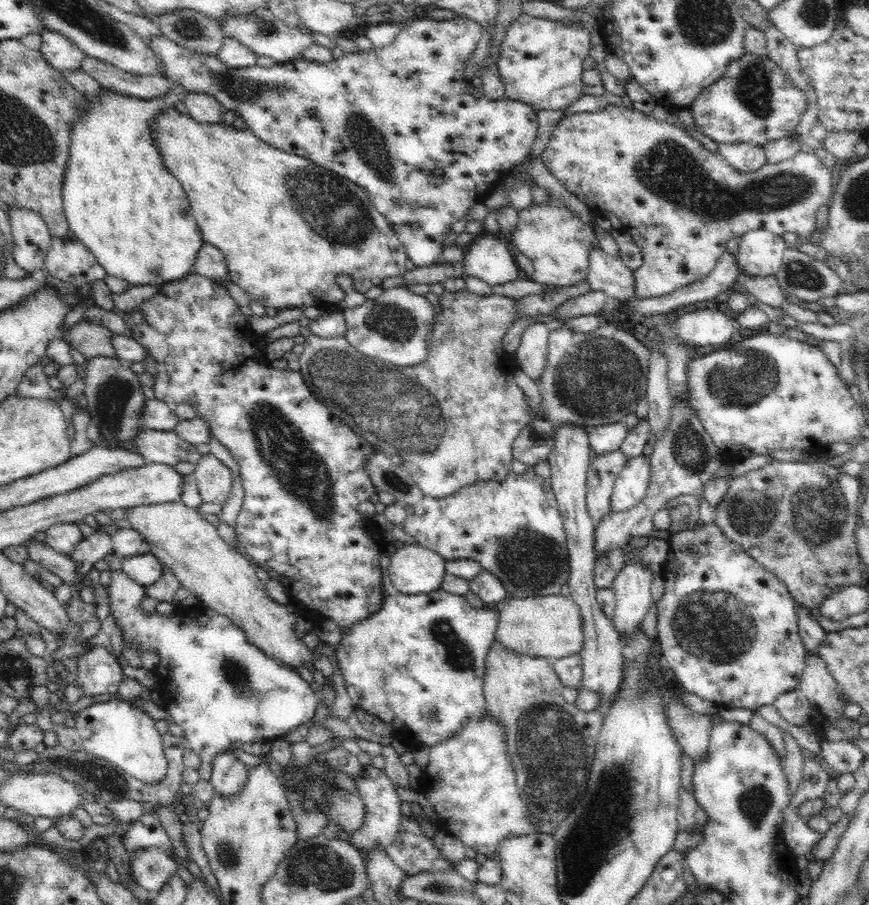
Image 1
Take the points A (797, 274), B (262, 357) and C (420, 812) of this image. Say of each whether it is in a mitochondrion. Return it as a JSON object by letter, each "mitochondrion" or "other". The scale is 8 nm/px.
{"A":"mitochondrion","B":"other","C":"other"}

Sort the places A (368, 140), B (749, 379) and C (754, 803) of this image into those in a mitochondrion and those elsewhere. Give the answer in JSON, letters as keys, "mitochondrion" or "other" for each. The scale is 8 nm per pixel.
{"A":"mitochondrion","B":"mitochondrion","C":"mitochondrion"}

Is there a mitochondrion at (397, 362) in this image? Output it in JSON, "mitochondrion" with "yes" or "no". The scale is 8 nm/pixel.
{"mitochondrion":"yes"}

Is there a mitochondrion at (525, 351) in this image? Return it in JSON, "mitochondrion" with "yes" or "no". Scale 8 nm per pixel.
{"mitochondrion":"no"}

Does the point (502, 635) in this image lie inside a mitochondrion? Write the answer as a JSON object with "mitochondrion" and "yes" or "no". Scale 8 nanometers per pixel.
{"mitochondrion":"no"}

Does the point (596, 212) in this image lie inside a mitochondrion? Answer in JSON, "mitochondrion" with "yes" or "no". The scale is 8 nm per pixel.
{"mitochondrion":"no"}

